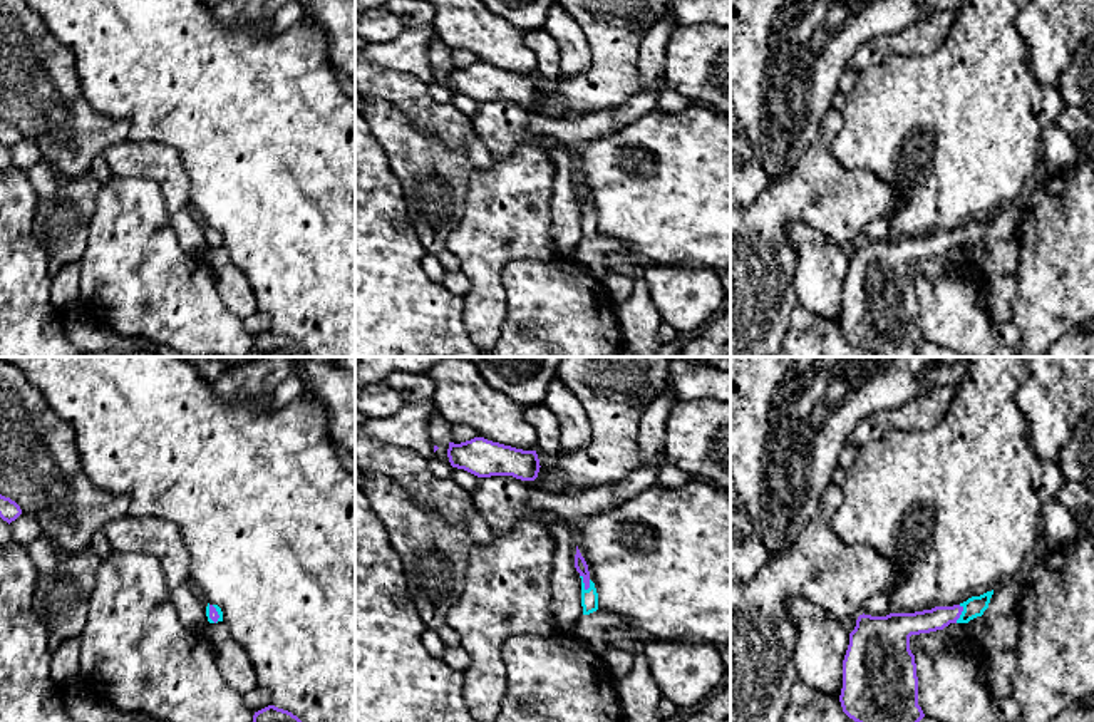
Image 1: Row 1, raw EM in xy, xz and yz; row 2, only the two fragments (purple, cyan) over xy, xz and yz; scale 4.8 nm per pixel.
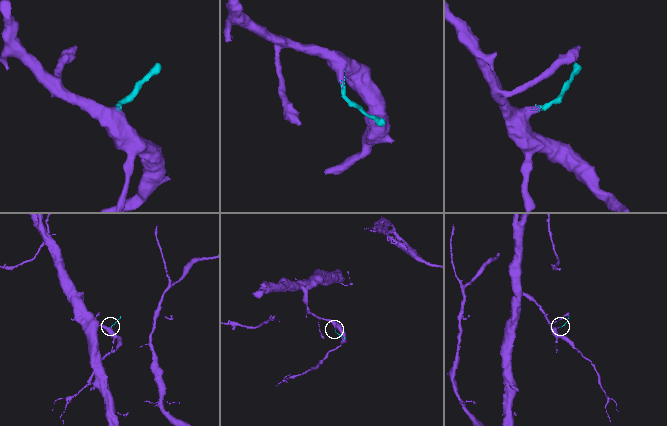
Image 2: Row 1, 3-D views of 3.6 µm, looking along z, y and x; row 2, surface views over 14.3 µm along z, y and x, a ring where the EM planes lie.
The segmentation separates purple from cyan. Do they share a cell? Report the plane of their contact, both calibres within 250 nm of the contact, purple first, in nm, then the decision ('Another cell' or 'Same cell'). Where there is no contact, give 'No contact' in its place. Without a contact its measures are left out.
Touches purple in xz. Thickness 60 nm (purple) against 80 nm. Same cell

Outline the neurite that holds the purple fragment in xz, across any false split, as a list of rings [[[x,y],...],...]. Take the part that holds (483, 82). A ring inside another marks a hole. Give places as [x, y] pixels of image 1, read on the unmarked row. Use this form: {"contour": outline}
{"contour": [[[484,62],[461,69],[449,67],[447,82],[452,92],[477,102],[513,101],[534,106],[541,92],[536,75],[516,74]]]}

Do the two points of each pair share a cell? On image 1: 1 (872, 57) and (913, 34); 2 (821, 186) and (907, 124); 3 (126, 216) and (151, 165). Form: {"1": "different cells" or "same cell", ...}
{"1": "same cell", "2": "different cells", "3": "different cells"}

